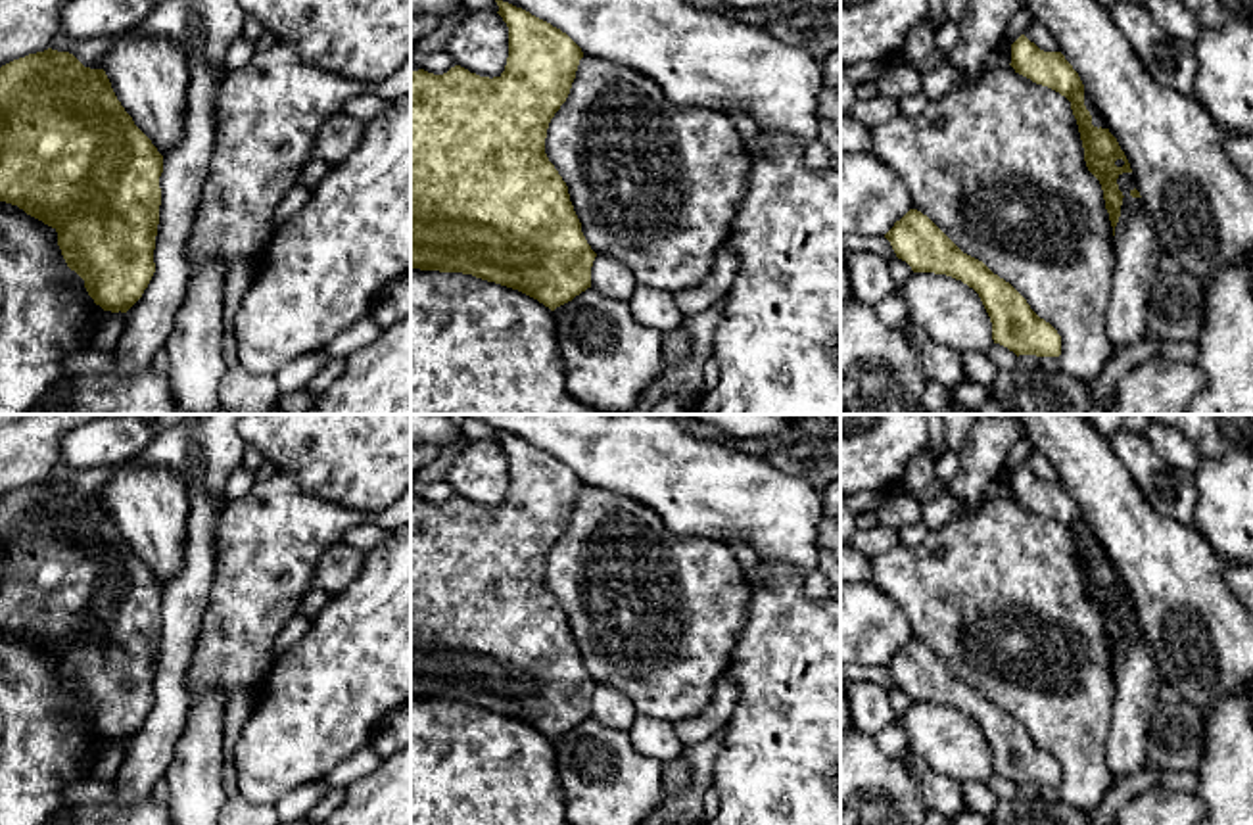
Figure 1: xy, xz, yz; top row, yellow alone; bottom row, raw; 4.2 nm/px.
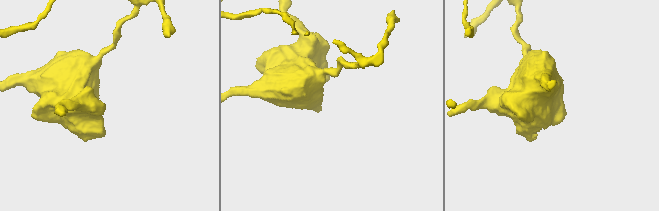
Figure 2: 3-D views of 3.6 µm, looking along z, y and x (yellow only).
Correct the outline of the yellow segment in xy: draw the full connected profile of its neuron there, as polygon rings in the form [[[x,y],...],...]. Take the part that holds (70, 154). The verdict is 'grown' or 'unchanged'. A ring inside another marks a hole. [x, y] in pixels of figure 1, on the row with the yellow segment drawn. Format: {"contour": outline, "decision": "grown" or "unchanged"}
{"contour": [[[52,48],[29,54],[0,67],[0,201],[17,205],[27,215],[42,221],[58,232],[58,246],[67,267],[84,280],[88,295],[104,311],[127,313],[142,297],[155,272],[154,249],[159,224],[161,173],[163,155],[125,111],[104,69],[84,67],[73,54]]], "decision": "unchanged"}

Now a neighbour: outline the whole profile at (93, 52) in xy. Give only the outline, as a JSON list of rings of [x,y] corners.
[[[115,38],[58,40],[52,50],[73,54],[84,67],[104,69],[104,59],[113,48]]]

